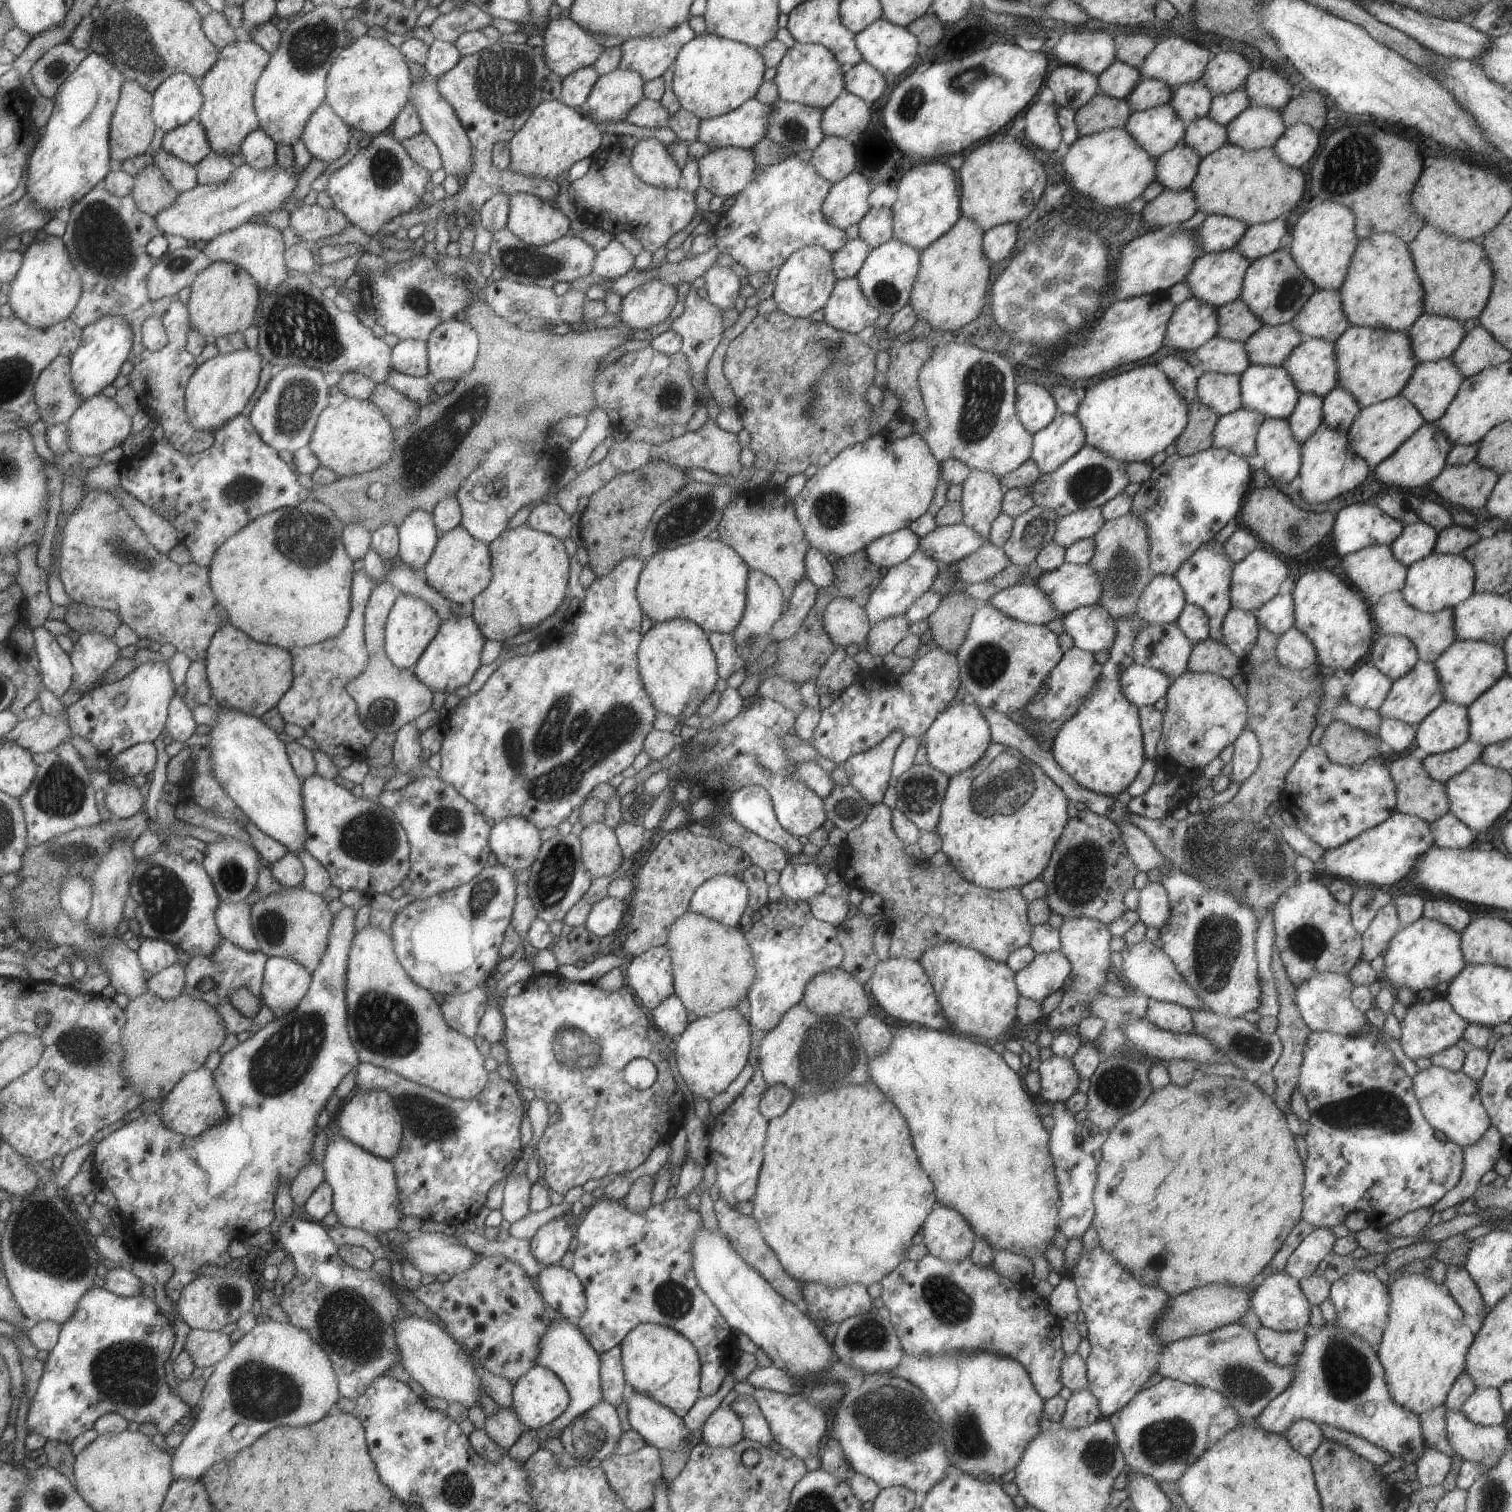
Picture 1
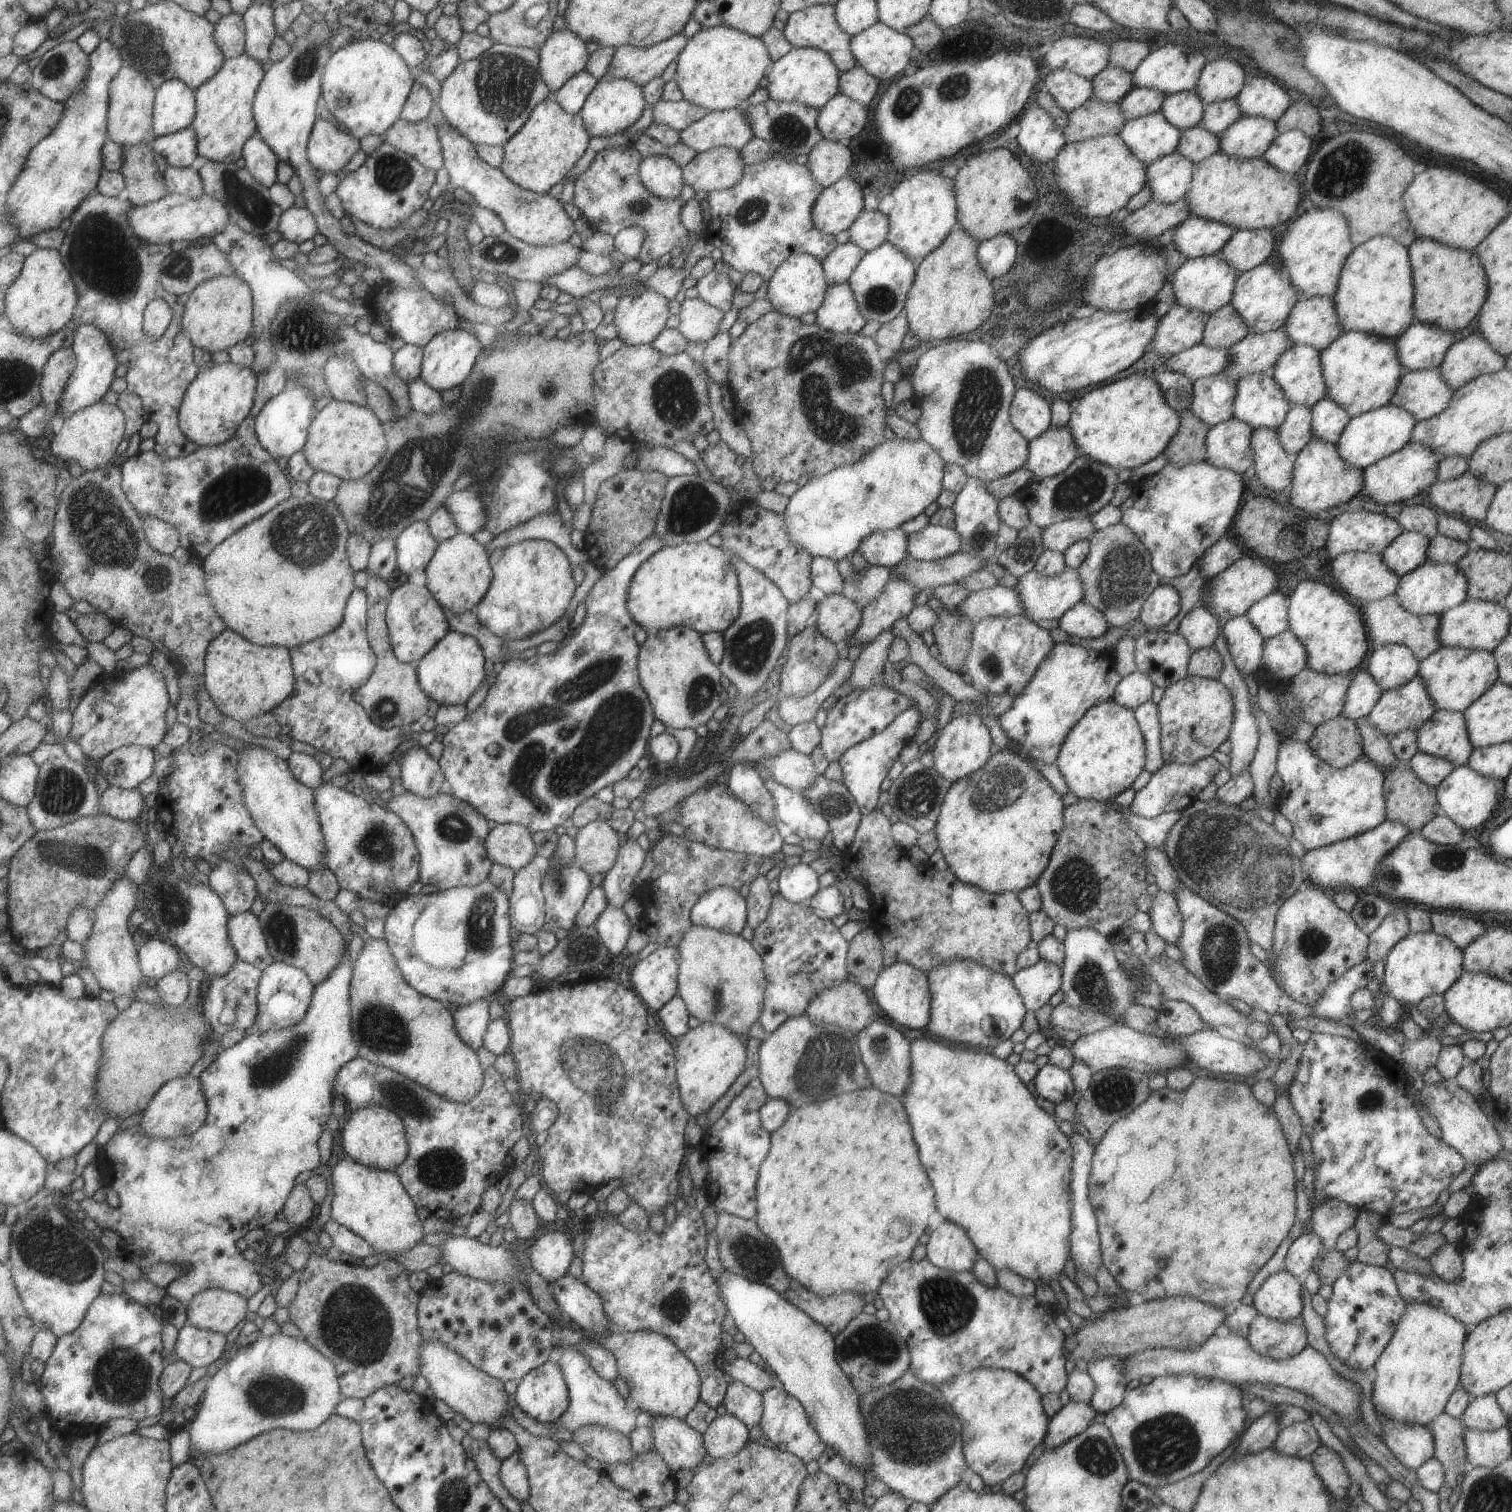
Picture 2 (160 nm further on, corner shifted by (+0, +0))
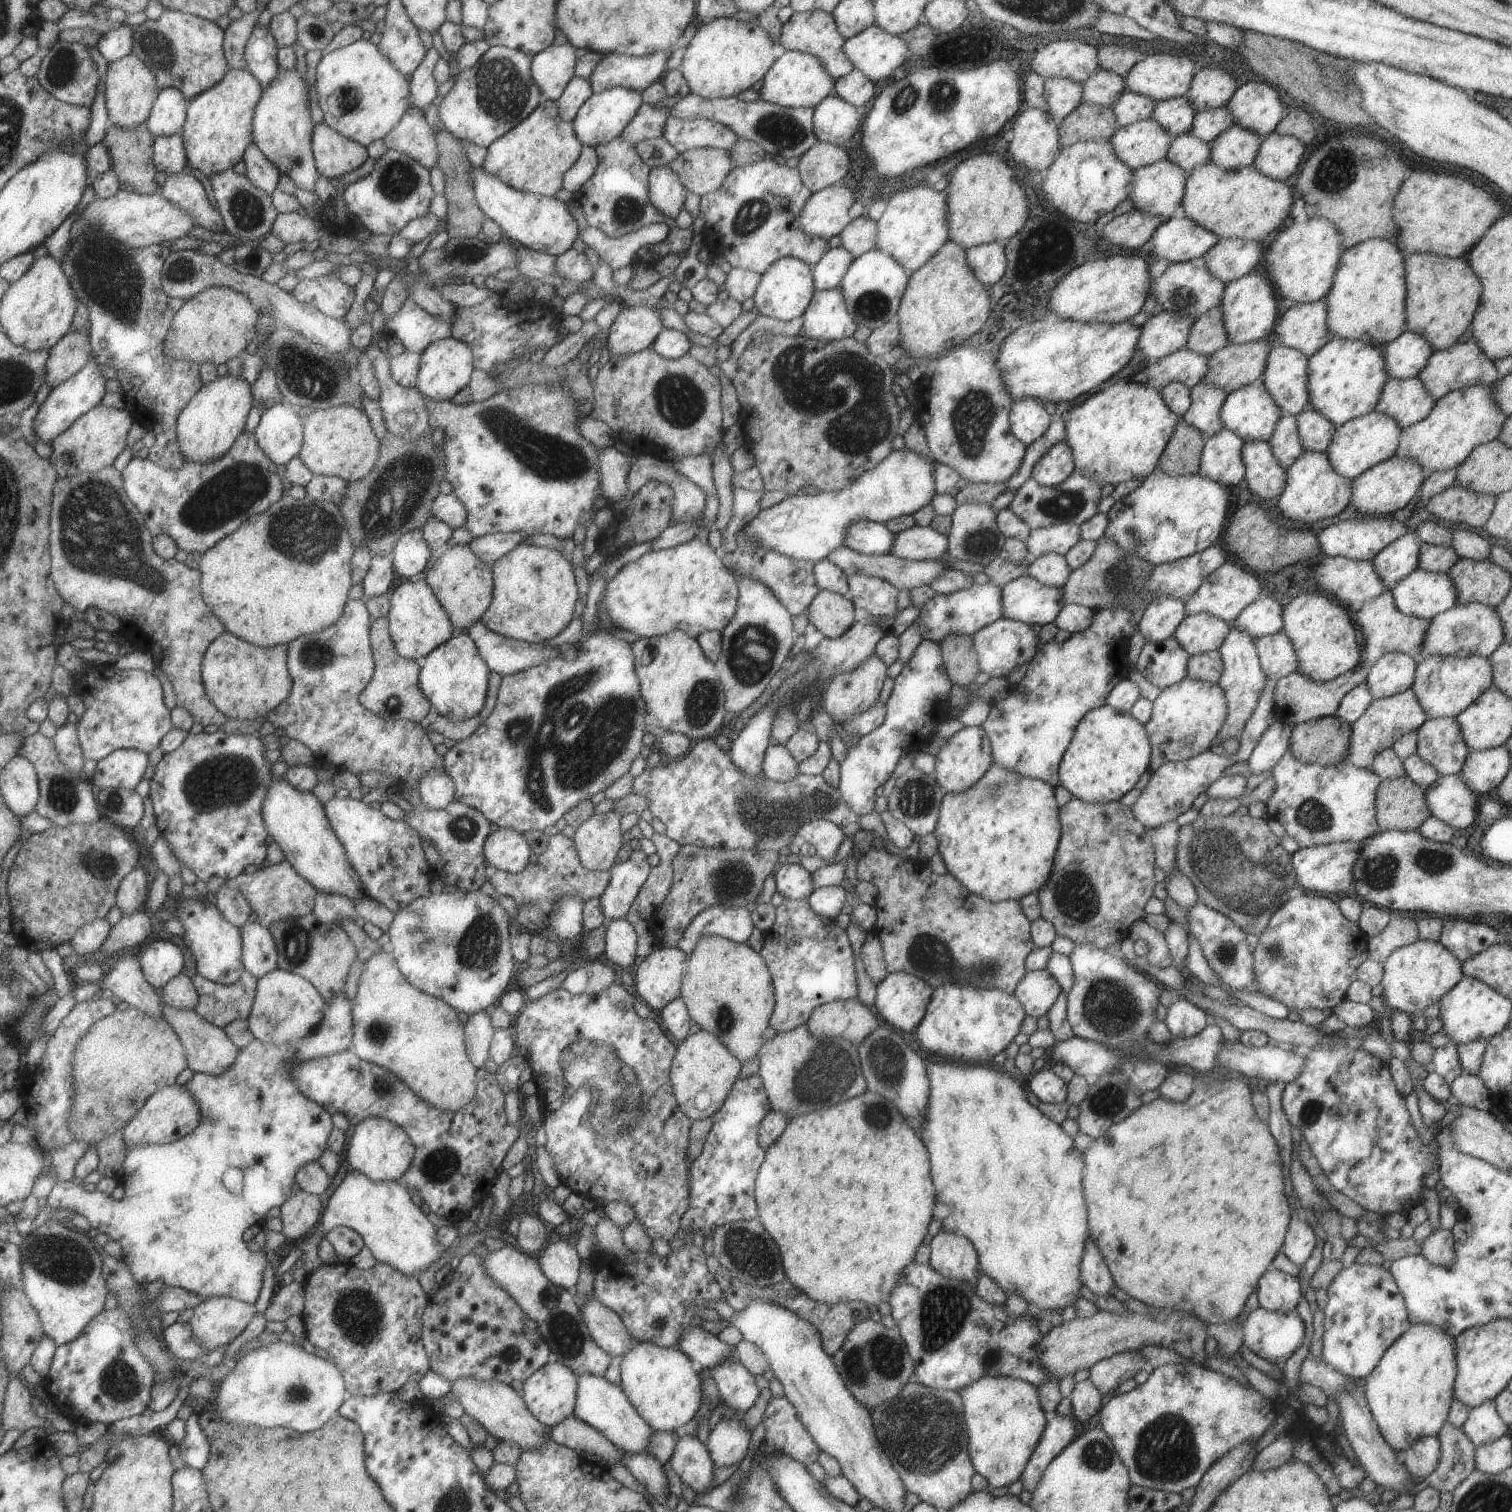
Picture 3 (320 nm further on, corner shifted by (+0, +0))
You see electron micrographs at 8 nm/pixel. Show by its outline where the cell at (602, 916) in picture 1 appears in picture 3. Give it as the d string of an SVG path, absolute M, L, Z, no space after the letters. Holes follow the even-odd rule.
M615 919L605 921L604 949L605 958L629 970L636 957L636 932L627 920Z

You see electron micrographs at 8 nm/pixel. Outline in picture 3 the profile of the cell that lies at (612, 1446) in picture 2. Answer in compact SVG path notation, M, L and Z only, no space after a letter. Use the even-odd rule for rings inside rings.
M647 1452L625 1453L624 1466L657 1502L665 1502L665 1498L671 1494L662 1464L654 1456Z

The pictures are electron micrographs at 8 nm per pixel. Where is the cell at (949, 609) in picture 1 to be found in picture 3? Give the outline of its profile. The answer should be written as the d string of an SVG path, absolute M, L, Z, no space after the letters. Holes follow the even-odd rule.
M947 635L939 644L946 675L953 685L973 682L980 672L971 635Z

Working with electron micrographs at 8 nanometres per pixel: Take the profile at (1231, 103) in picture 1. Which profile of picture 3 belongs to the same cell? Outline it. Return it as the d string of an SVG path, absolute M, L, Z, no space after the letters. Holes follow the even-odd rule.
M1222 106L1196 113L1189 133L1201 142L1208 143L1232 125L1232 116L1229 114L1227 107Z

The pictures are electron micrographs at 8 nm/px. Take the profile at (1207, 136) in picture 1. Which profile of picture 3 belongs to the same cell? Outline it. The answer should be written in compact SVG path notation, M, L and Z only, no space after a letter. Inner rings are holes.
M1185 133L1174 137L1168 144L1165 159L1188 174L1194 166L1209 162L1209 145L1191 133Z

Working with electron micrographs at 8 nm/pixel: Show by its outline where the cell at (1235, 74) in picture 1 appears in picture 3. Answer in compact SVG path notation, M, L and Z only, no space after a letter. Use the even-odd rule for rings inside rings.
M1203 68L1192 76L1185 98L1196 114L1226 106L1236 88L1235 81L1224 70Z

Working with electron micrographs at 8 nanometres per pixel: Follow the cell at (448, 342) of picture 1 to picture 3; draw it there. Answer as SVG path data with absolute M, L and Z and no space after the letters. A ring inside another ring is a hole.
M453 336L433 341L420 354L415 388L427 400L451 400L470 379L472 373L472 354L469 347Z

